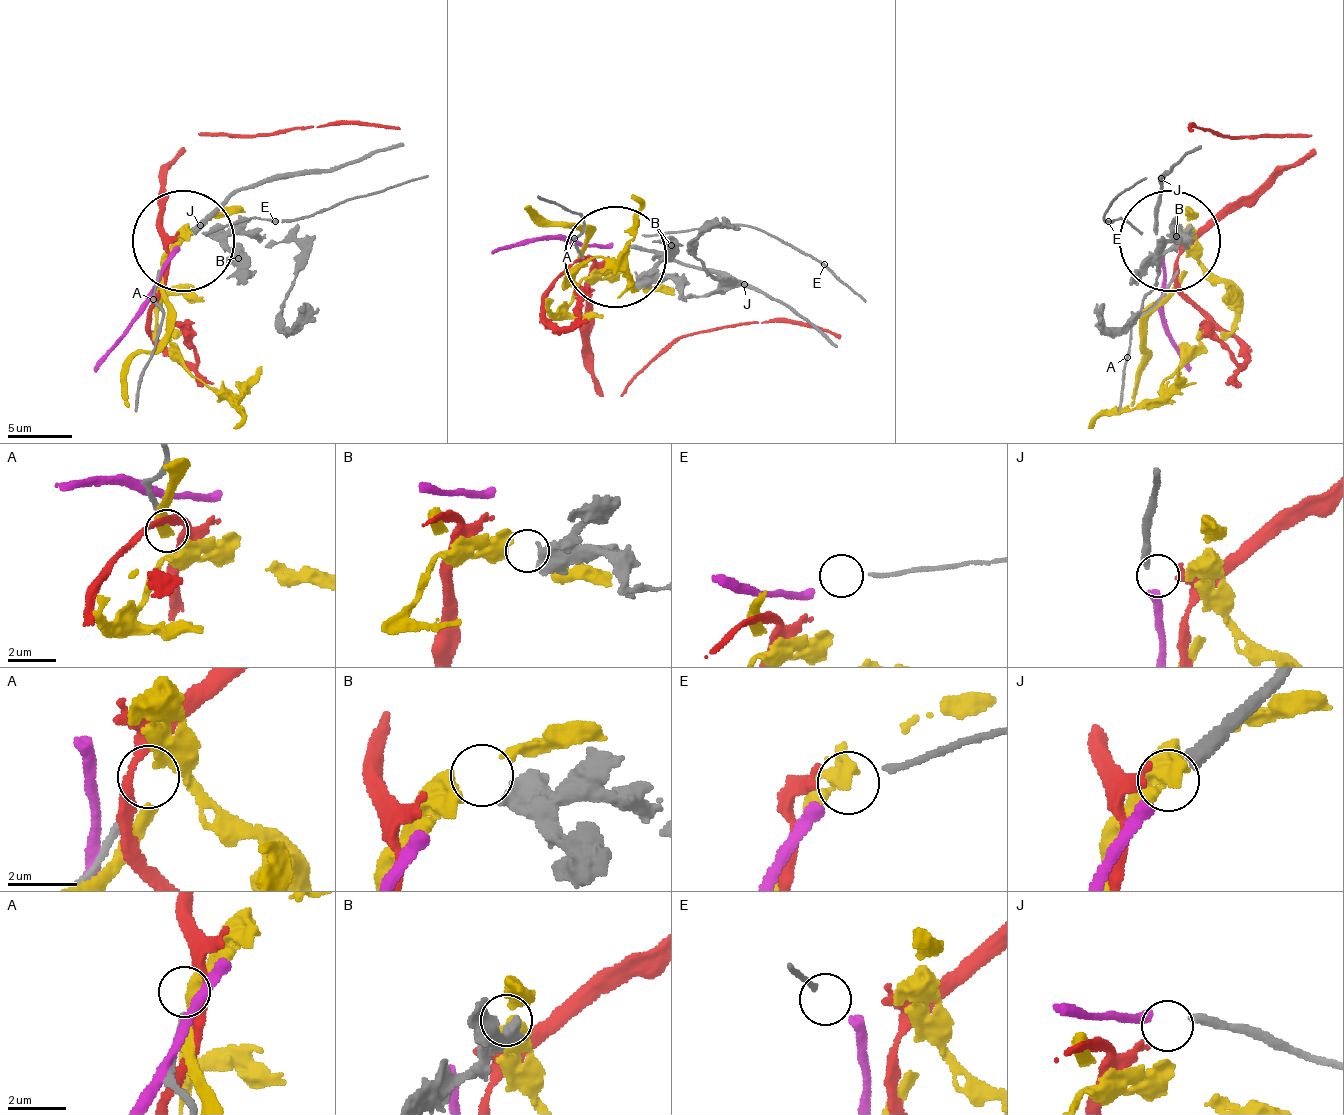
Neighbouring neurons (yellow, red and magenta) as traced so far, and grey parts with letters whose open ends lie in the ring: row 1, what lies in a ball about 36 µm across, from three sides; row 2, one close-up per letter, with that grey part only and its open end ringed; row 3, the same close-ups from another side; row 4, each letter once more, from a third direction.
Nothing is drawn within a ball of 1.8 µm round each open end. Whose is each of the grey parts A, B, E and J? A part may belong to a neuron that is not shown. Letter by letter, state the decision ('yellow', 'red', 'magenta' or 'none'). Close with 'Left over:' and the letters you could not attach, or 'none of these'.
A: none
B: yellow
E: none
J: magenta
Left over: A, E

